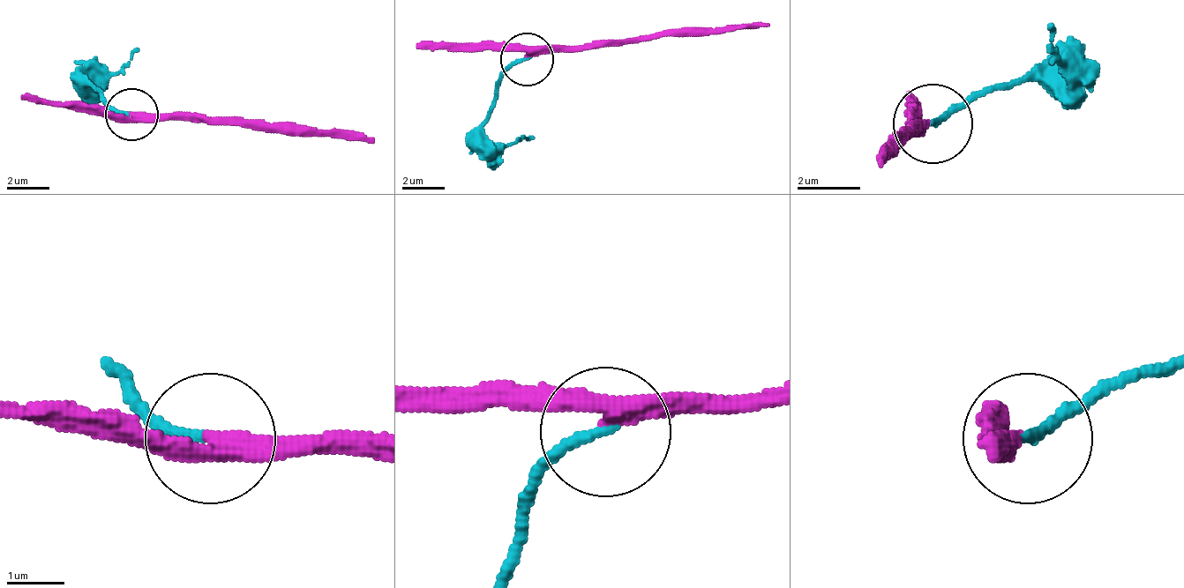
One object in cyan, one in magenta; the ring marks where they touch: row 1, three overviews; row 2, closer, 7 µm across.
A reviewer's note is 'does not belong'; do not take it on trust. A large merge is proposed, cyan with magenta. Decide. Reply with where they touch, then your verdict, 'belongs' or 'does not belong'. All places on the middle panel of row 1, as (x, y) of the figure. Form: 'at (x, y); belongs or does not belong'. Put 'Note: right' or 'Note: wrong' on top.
Note: wrong
at (527, 59); belongs

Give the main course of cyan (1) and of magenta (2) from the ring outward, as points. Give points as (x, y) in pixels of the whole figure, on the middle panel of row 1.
1: (525, 57), (489, 105), (483, 137), (505, 147), (535, 137)
2: (525, 57), (768, 26)

